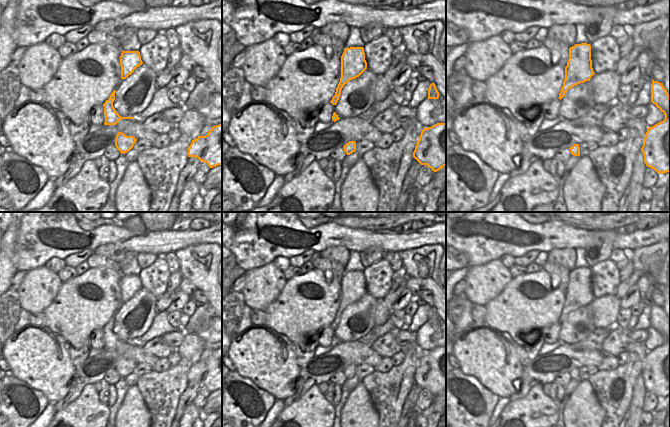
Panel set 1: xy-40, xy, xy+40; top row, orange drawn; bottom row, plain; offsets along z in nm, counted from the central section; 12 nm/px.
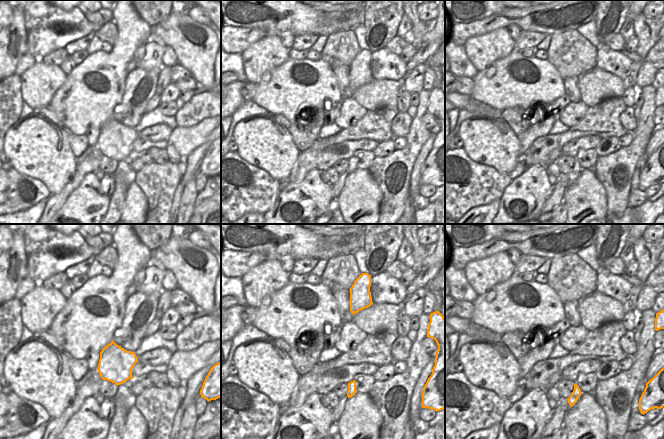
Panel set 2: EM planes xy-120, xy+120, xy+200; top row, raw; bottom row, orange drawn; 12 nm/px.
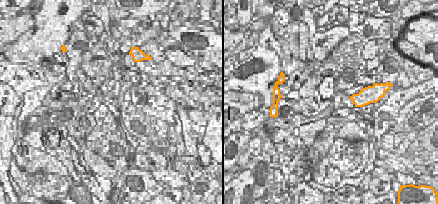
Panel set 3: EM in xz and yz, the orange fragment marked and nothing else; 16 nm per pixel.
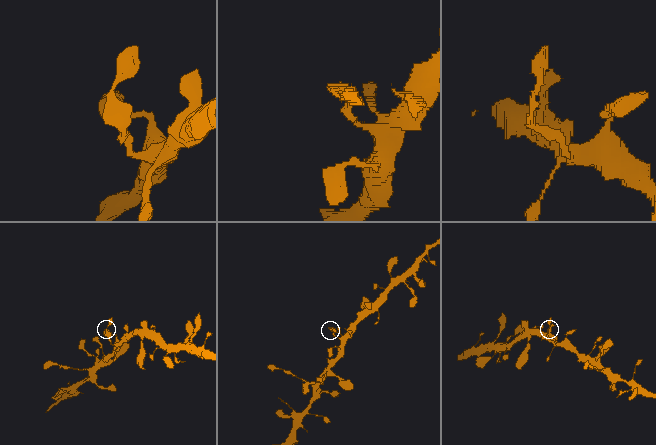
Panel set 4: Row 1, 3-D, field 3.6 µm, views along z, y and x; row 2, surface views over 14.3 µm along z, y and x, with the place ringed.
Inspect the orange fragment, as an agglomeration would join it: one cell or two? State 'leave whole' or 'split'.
leave whole

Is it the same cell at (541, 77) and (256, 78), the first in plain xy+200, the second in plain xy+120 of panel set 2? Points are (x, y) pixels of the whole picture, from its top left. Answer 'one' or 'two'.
two

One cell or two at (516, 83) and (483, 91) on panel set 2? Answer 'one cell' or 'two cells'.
one cell

